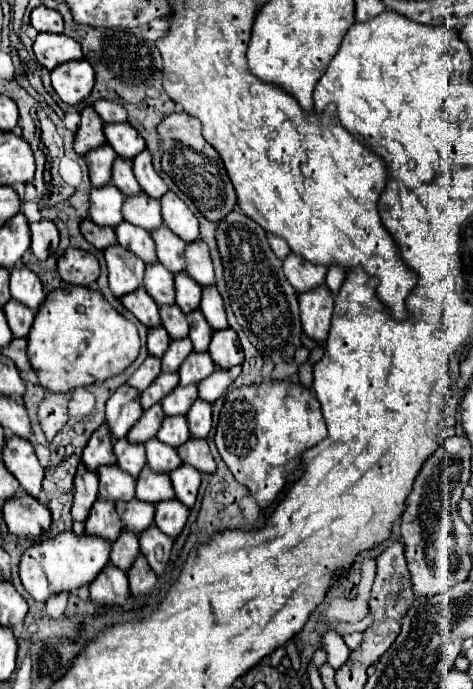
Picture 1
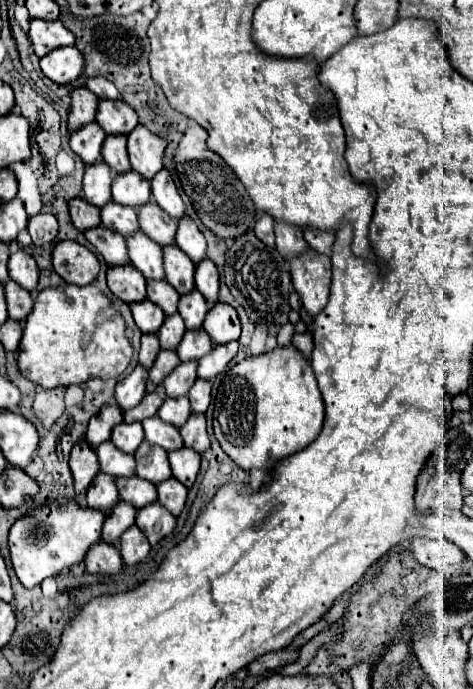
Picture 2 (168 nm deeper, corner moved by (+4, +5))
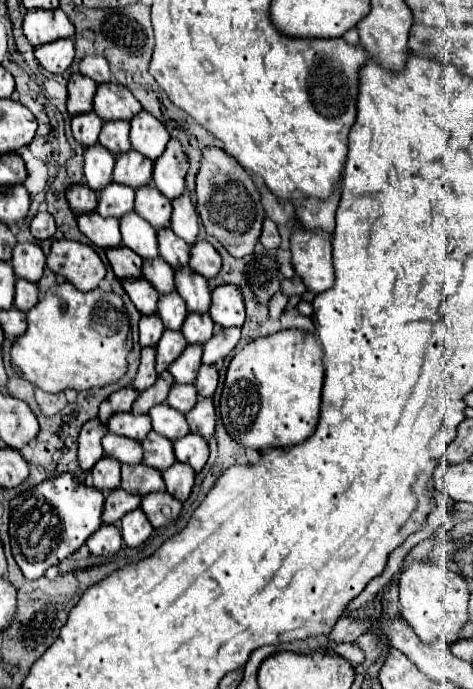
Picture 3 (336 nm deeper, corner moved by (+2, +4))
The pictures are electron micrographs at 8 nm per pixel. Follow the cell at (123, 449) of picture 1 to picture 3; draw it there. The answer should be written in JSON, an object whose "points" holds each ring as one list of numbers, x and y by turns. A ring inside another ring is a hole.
{"points":[[126,412,126,414,114,414,114,418,110,418,110,422,108,422,108,430,142,442,146,438,146,434,152,430,152,424,150,424,148,414]]}

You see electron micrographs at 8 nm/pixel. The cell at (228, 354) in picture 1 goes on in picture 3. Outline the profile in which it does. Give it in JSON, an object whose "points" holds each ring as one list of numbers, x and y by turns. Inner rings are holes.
{"points":[[222,284,212,290,210,316,218,326,242,326,244,324,244,296,238,286]]}

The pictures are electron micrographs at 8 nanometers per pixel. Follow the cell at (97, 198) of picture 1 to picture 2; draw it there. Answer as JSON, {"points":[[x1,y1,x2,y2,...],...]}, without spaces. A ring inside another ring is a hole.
{"points":[[96,163,88,165,84,173,84,199,94,205,94,207,104,207,110,197,110,187,112,187,114,173,106,163]]}

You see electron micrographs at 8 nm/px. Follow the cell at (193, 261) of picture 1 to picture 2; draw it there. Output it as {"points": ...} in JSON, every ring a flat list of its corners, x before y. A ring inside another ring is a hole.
{"points":[[182,217,178,221,176,245,192,259,194,265,198,265,200,261,206,259,206,239,190,217]]}

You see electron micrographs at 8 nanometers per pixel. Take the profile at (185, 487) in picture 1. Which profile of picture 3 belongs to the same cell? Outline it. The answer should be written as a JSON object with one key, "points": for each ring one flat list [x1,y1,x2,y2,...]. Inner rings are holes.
{"points":[[186,434,174,442,174,454,178,462,188,462,196,472,200,472,208,460,208,442,200,434]]}

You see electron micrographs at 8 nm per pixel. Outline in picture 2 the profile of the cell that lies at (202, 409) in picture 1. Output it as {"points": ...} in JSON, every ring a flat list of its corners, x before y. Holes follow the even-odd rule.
{"points":[[196,379,196,383,188,393,188,399,190,399,192,413,206,413,210,405,210,383,204,379]]}

